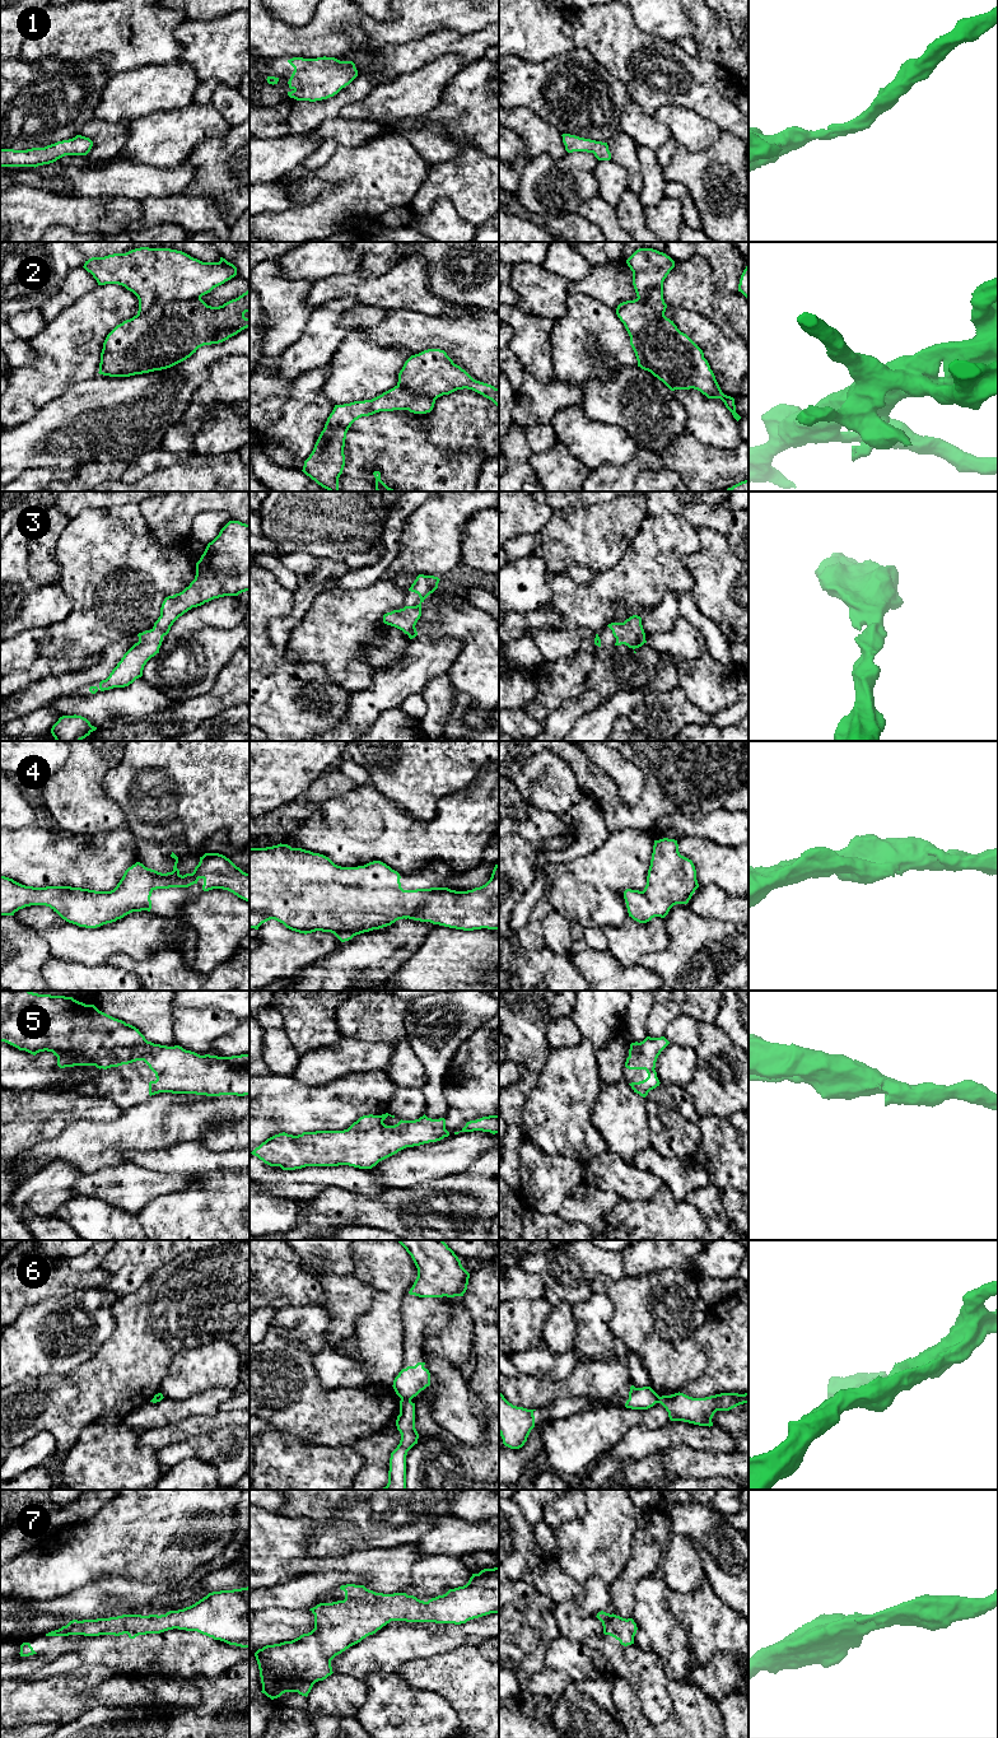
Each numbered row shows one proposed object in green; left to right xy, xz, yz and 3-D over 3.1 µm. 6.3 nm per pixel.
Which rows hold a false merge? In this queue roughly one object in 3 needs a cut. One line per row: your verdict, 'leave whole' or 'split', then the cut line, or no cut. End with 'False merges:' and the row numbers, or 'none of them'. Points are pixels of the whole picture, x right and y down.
1: leave whole; cut none
2: leave whole; cut none
3: leave whole; cut none
4: leave whole; cut none
5: leave whole; cut none
6: split; cut xz (401, 1398), (410, 1401)
7: leave whole; cut none
False merges: 6

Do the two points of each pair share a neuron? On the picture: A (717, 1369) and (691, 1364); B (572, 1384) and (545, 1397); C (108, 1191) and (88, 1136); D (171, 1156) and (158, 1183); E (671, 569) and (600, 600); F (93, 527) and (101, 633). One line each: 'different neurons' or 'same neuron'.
A: different neurons
B: same neuron
C: different neurons
D: different neurons
E: same neuron
F: same neuron

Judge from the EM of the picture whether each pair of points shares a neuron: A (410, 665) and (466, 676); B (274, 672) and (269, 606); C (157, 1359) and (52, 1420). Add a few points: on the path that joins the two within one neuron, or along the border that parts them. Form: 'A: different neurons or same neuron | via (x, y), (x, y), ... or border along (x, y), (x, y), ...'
A: different neurons | border along (462, 644), (448, 671)
B: same neuron | via (262, 656), (262, 623)
C: same neuron | via (131, 1365), (113, 1383), (94, 1393), (78, 1410)

